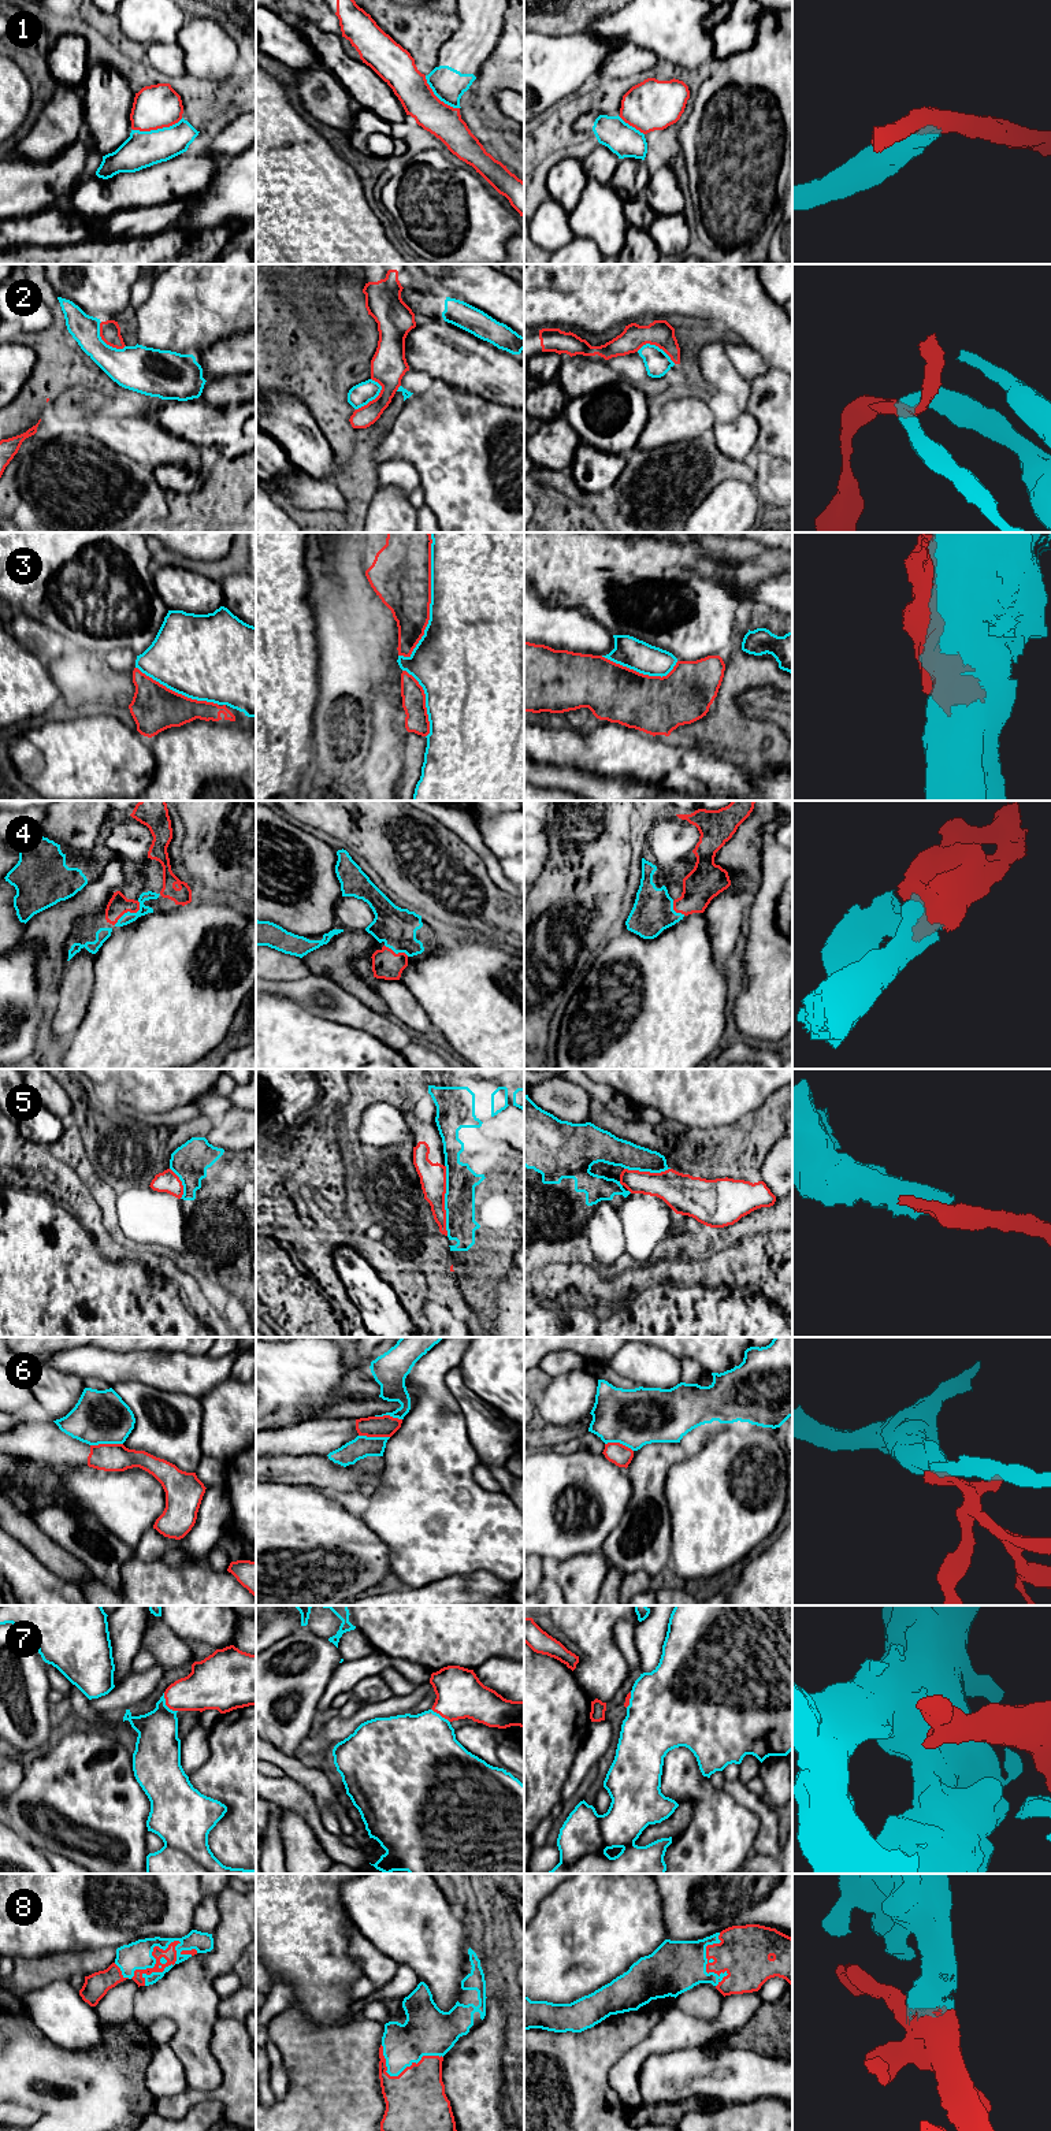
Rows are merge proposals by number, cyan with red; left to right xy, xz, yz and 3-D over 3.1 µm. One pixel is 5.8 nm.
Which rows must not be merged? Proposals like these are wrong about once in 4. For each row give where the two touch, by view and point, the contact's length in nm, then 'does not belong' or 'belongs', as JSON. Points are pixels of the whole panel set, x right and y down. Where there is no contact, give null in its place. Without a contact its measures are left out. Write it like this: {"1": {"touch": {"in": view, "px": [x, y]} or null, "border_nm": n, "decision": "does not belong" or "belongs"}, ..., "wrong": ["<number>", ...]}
{"1": {"touch": {"in": "xy", "px": [158, 129]}, "border_nm": 300, "decision": "belongs"}, "2": {"touch": {"in": "xz", "px": [374, 398]}, "border_nm": 220, "decision": "does not belong"}, "3": {"touch": {"in": "xz", "px": [431, 597]}, "border_nm": 750, "decision": "does not belong"}, "4": {"touch": {"in": "xy", "px": [129, 912]}, "border_nm": 200, "decision": "belongs"}, "5": {"touch": {"in": "xz", "px": [445, 1200]}, "border_nm": 420, "decision": "does not belong"}, "6": {"touch": {"in": "xy", "px": [106, 1443]}, "border_nm": 190, "decision": "does not belong"}, "7": {"touch": {"in": "xy", "px": [164, 1704]}, "border_nm": 140, "decision": "belongs"}, "8": {"touch": {"in": "xy", "px": [153, 1966]}, "border_nm": 420, "decision": "belongs"}, "wrong": ["2", "3", "5", "6"]}

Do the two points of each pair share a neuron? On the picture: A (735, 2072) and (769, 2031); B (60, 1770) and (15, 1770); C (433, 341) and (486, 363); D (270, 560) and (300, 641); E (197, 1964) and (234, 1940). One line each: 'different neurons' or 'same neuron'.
A: different neurons
B: different neurons
C: same neuron
D: same neuron
E: same neuron

